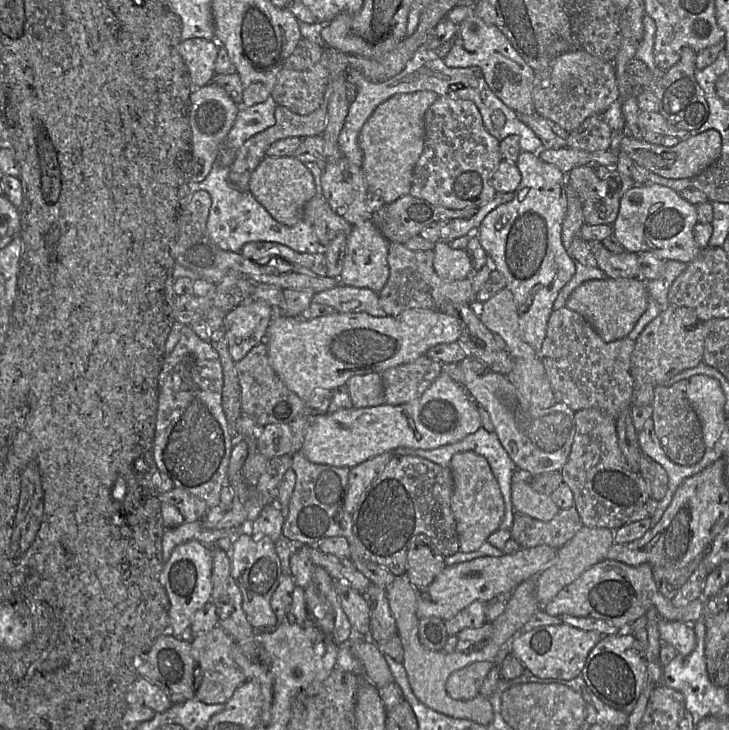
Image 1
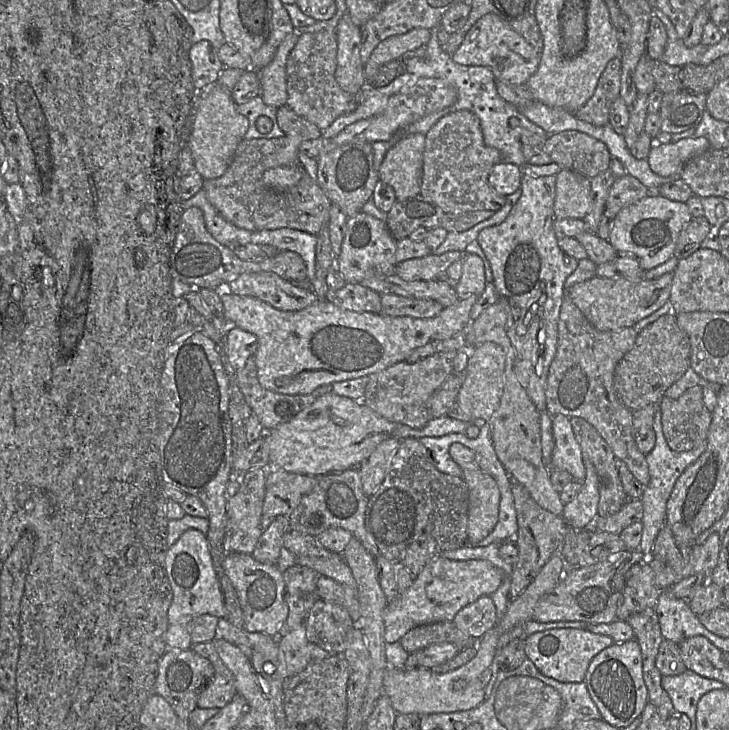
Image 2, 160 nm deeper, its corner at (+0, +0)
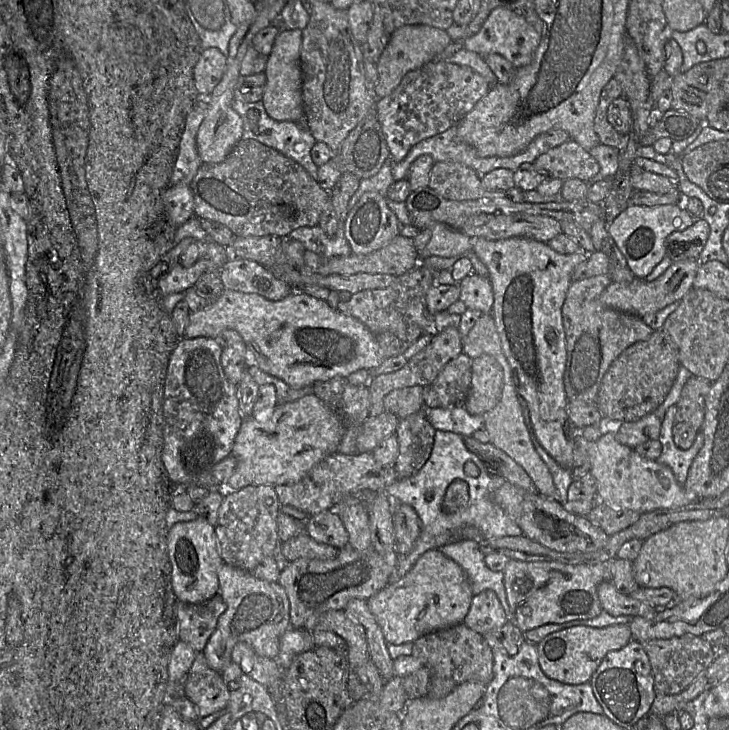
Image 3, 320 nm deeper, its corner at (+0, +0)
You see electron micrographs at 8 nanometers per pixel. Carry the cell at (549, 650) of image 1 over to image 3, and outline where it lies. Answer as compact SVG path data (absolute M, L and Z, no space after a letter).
M616 624L604 628L577 626L547 635L536 644L538 661L543 673L550 679L564 684L588 683L603 658L611 651L626 646L632 640L628 624Z

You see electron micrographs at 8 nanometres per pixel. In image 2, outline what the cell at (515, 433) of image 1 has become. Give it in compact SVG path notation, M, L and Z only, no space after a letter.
M562 414L552 415L552 433L555 444L548 467L565 470L575 481L583 482L586 469L570 418Z

